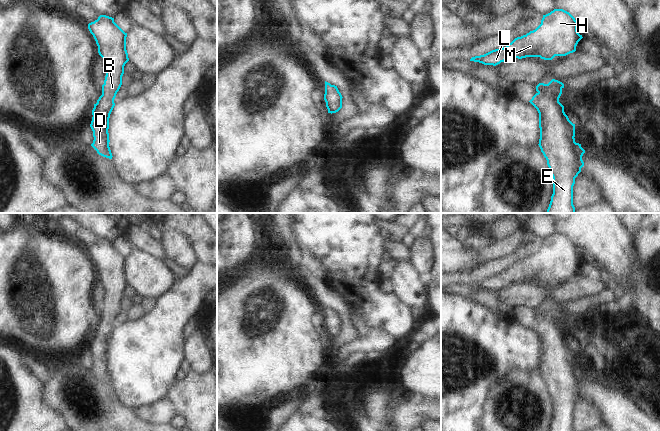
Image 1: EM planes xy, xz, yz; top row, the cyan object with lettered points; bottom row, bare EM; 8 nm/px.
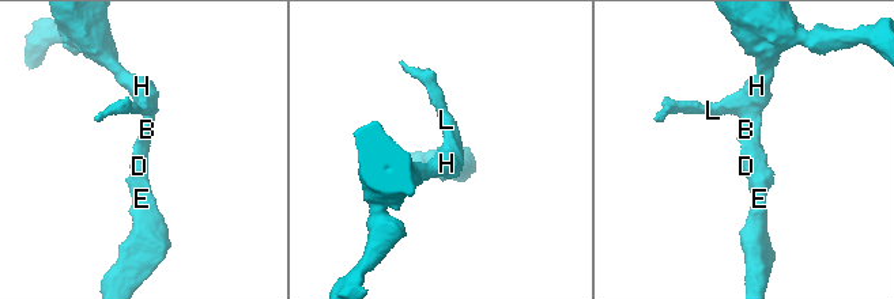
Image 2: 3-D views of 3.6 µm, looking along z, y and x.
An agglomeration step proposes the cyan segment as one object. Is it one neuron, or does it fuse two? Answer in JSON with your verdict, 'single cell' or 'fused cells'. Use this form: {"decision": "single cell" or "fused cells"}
{"decision": "single cell"}

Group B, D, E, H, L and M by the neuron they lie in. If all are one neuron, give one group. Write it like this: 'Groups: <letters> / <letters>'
Groups: B D E H L M.

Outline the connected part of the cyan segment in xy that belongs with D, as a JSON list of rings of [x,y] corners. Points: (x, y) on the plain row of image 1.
[[[100,239],[97,244],[89,247],[88,253],[96,265],[99,279],[108,291],[102,319],[92,334],[90,351],[94,364],[91,370],[99,379],[112,383],[109,371],[109,342],[115,330],[114,323],[122,309],[124,290],[129,285],[126,274],[127,257],[114,246],[114,242],[106,239]]]

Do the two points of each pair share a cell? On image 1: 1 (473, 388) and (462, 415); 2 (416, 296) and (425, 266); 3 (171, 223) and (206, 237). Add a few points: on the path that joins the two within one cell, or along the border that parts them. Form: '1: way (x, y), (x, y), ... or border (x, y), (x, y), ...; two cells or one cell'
1: way (466, 395), (462, 399), (462, 408); one cell
2: border (411, 260), (421, 273); two cells
3: way (180, 223), (192, 223), (197, 228); one cell

